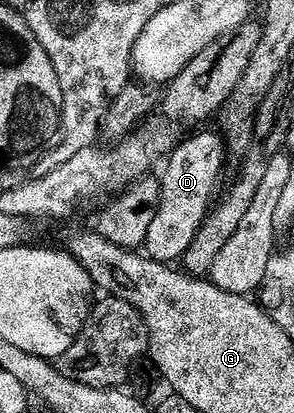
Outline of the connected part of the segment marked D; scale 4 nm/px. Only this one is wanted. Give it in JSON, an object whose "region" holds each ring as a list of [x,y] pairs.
{"region":[[[202,130],[191,138],[183,137],[169,151],[170,163],[160,173],[160,204],[156,208],[156,216],[152,216],[152,224],[148,224],[145,257],[167,264],[177,263],[181,259],[211,207],[226,154],[228,147],[223,135],[218,132],[213,134],[210,130]]]}

